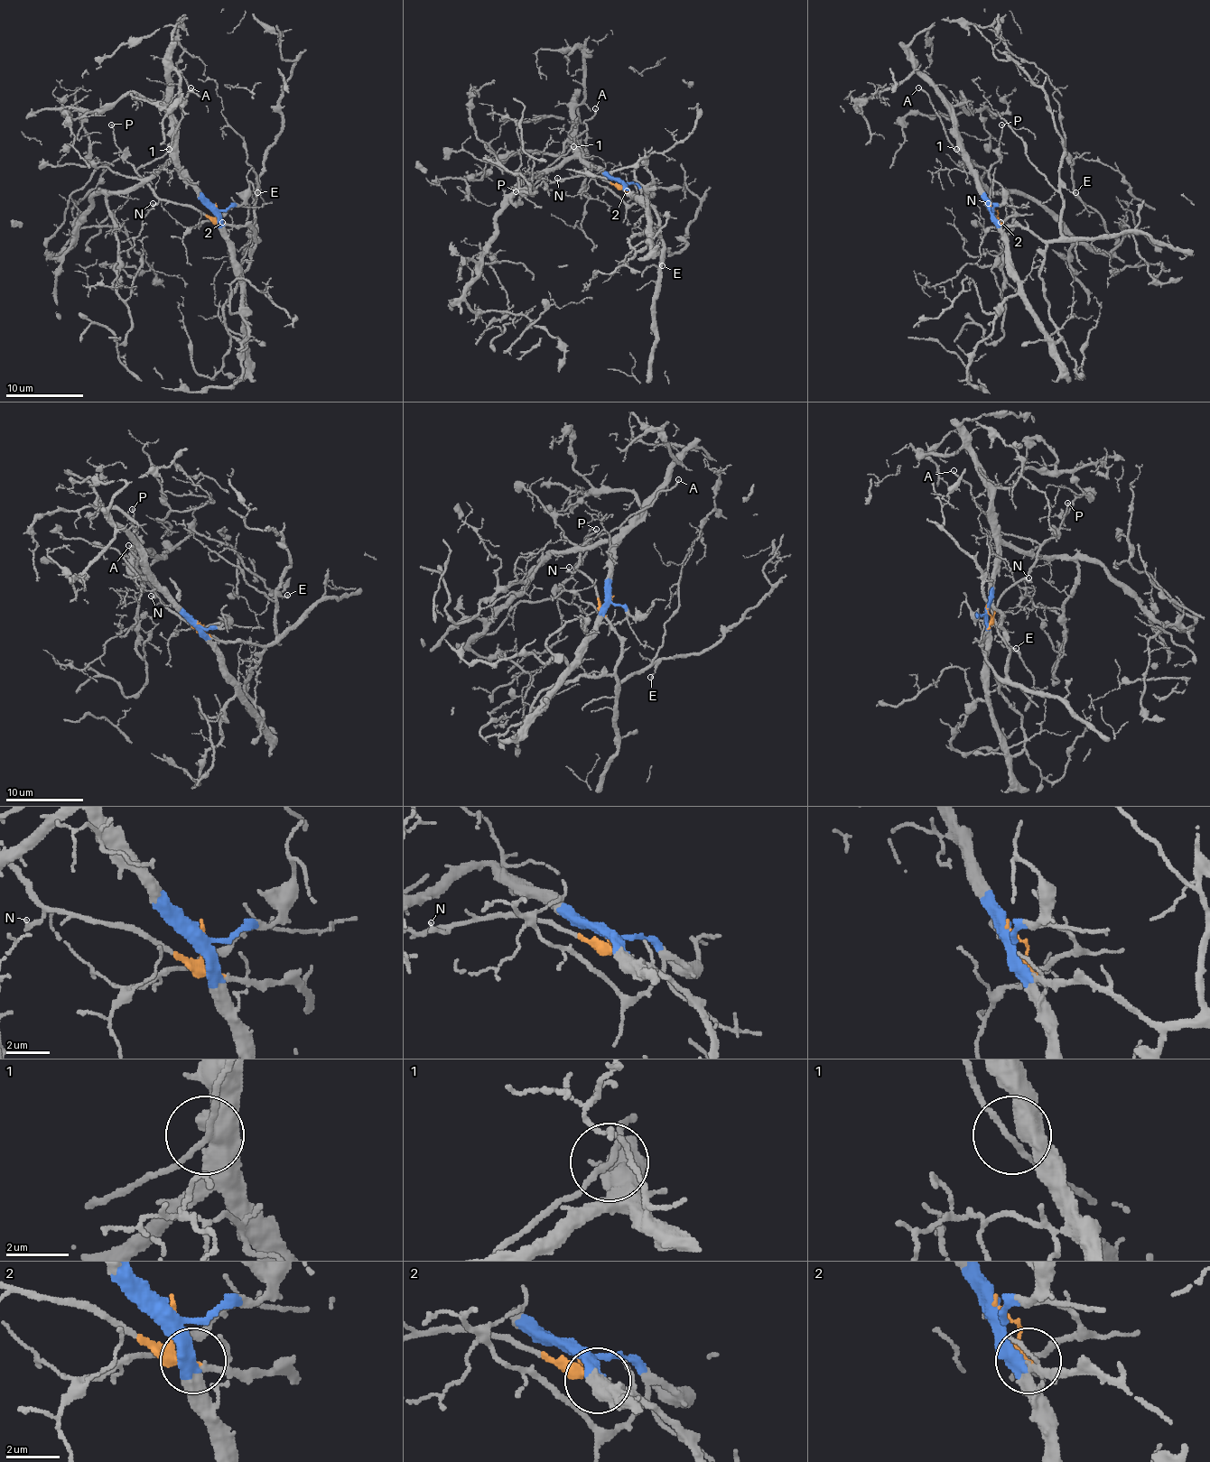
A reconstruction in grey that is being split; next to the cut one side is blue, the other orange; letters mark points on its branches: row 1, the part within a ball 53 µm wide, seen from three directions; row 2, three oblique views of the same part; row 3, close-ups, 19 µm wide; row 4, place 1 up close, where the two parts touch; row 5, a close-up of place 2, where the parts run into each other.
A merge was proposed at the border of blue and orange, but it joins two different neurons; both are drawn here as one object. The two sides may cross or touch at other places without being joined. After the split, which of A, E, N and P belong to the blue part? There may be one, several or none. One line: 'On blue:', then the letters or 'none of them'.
On blue: none of them

